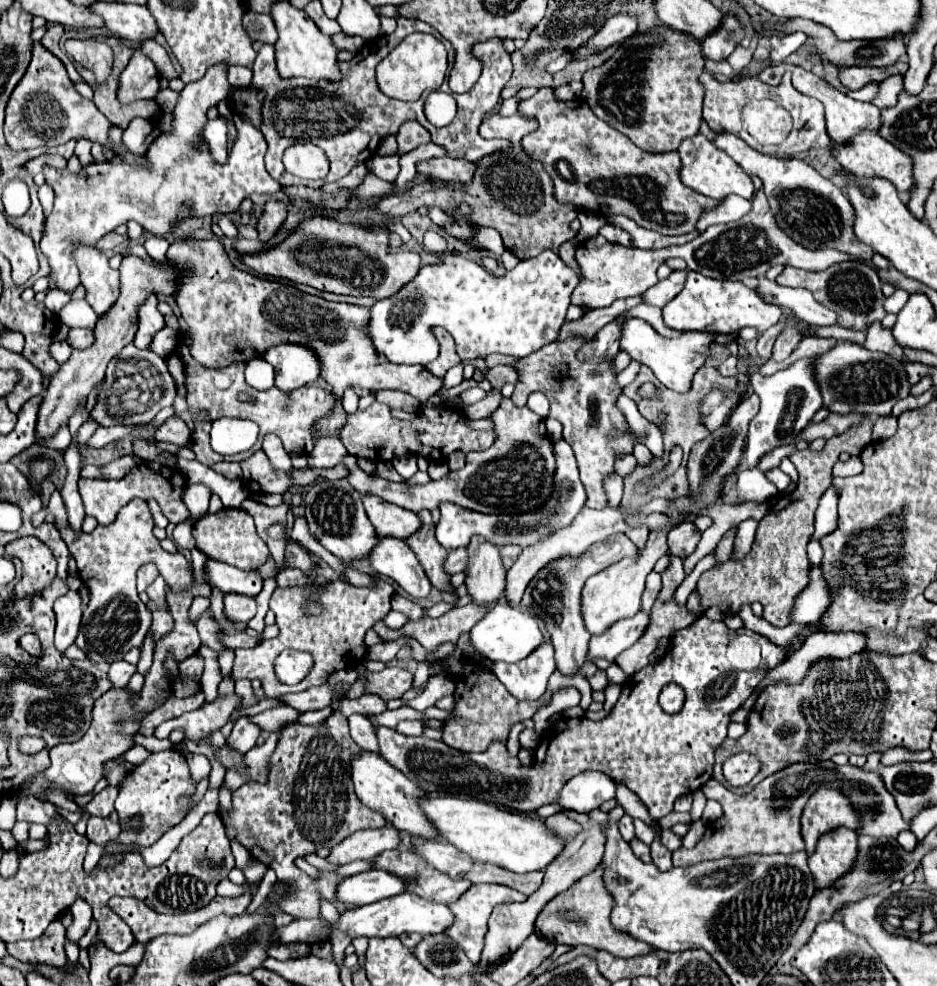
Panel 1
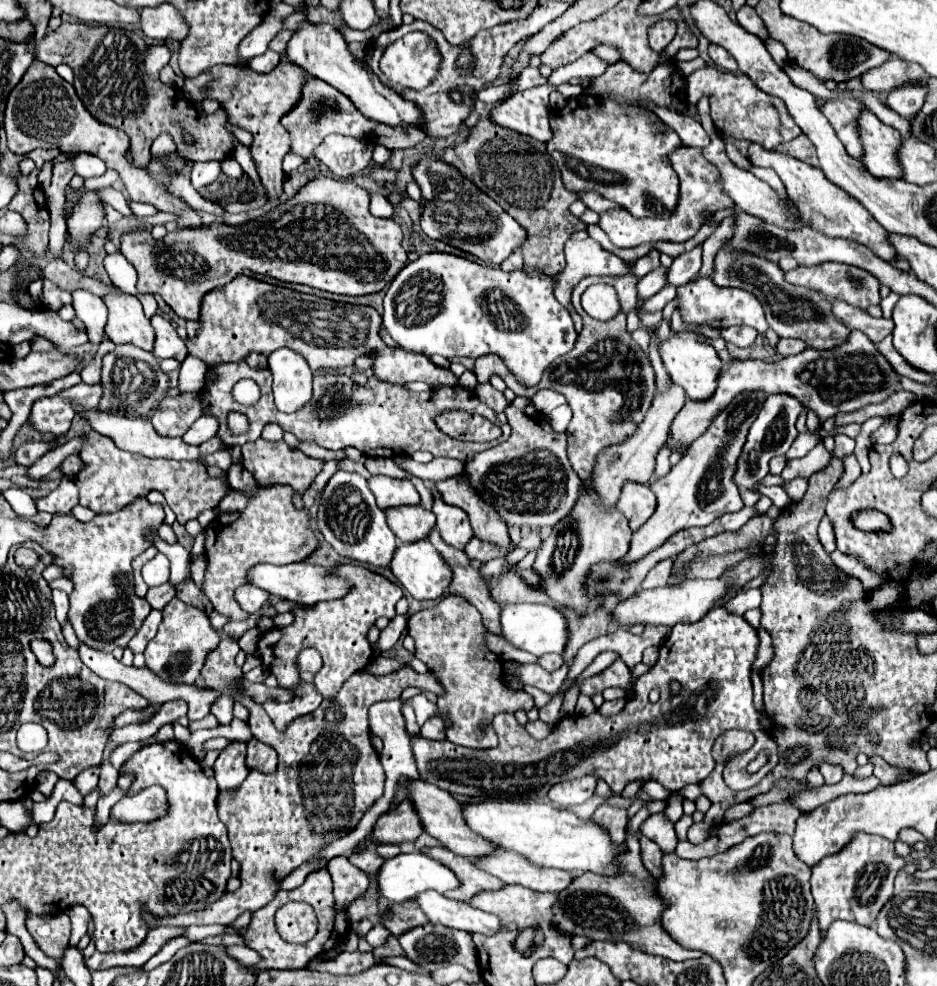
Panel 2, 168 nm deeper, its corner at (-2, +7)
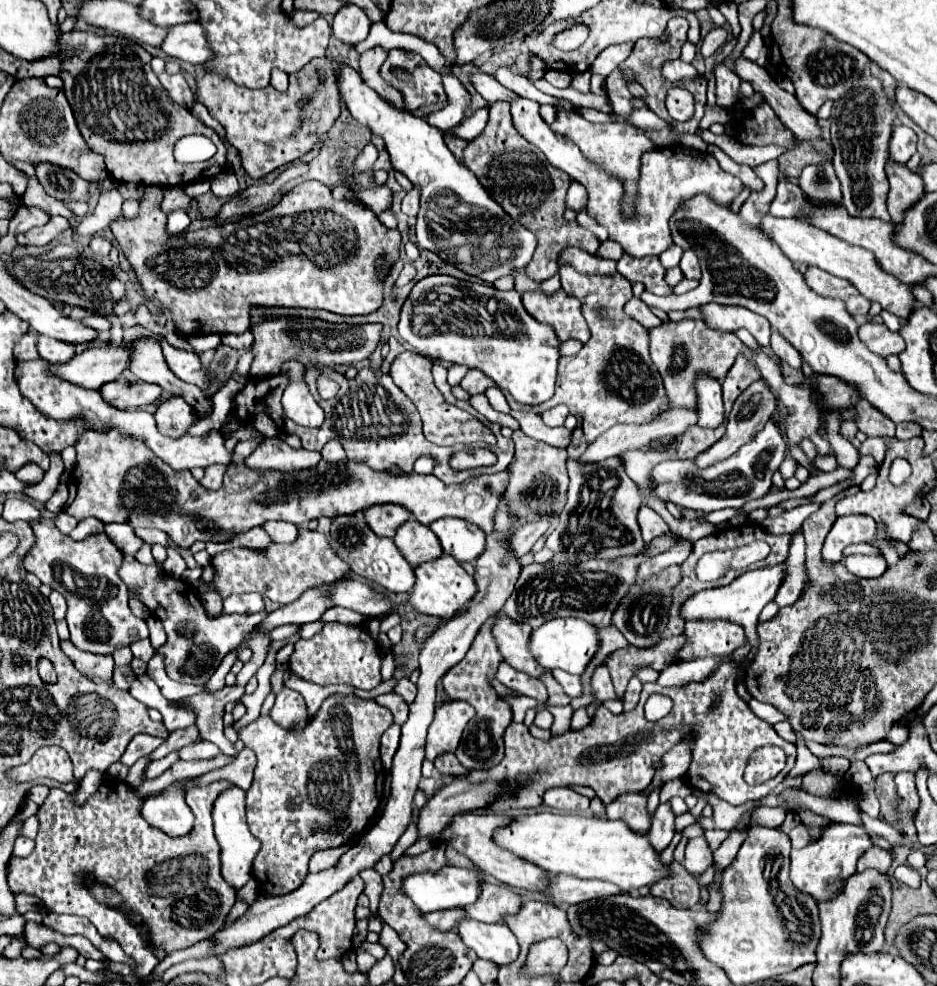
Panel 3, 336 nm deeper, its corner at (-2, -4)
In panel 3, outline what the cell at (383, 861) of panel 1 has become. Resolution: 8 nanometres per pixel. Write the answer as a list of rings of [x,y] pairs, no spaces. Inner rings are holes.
[[[480,883],[480,895],[476,903],[464,907],[464,913],[476,921],[500,923],[502,915],[516,913],[522,907],[520,895],[508,887]]]

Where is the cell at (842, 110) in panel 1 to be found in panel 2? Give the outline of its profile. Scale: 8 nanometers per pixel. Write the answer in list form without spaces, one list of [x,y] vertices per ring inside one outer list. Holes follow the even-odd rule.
[[[866,110],[860,114],[860,140],[864,144],[864,164],[874,178],[902,178],[898,160],[902,136],[898,130],[882,124]]]

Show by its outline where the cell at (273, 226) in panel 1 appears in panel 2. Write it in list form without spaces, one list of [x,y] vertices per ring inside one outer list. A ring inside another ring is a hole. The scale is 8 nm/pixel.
[[[282,56],[280,64],[268,74],[258,74],[248,66],[238,68],[238,66],[216,65],[195,78],[185,78],[182,92],[187,100],[192,100],[196,104],[206,98],[218,102],[224,108],[228,122],[232,126],[242,128],[254,136],[250,152],[256,162],[262,186],[266,186],[266,194],[270,196],[270,200],[282,194],[282,182],[284,182],[284,172],[272,172],[272,168],[282,168],[282,158],[290,152],[290,136],[286,128],[280,124],[280,120],[300,102],[302,86],[308,78],[310,74],[302,72],[286,56]],[[203,88],[207,89],[206,93],[202,92]]]

